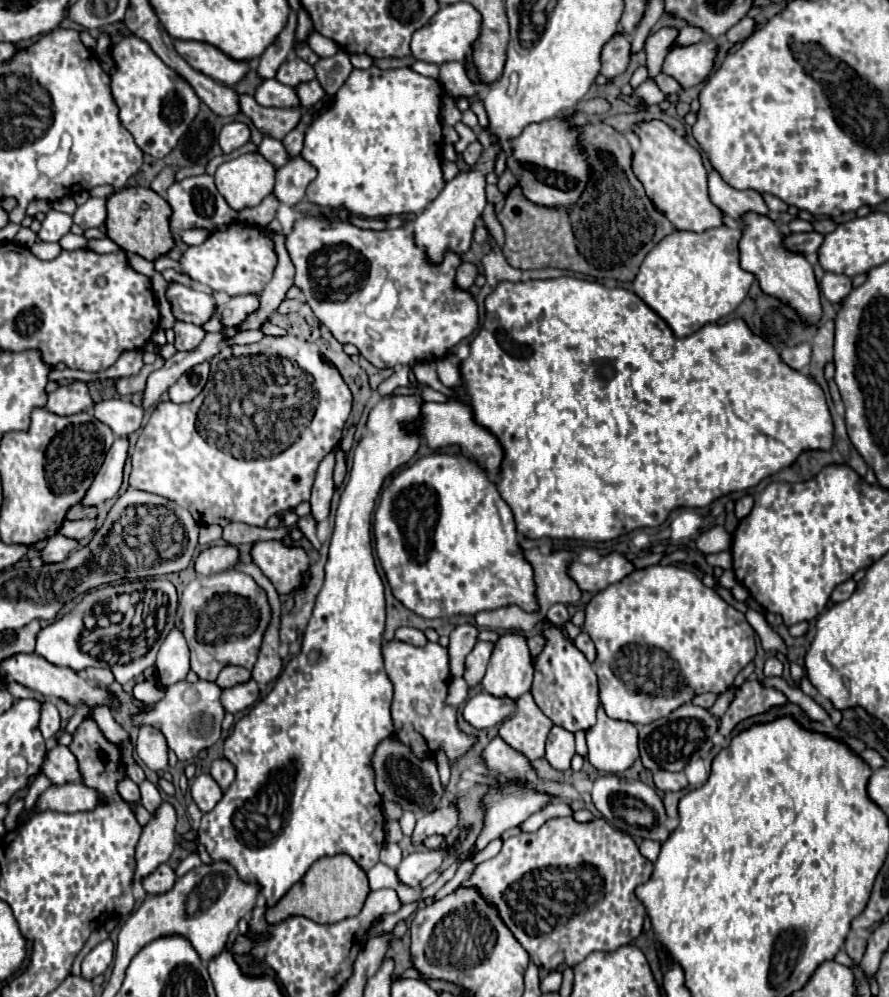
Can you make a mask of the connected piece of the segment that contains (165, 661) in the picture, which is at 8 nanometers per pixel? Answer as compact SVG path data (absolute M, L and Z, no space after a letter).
M174 627L164 639L158 651L156 669L158 669L158 681L162 687L170 687L186 679L190 671L190 651L188 651L186 639L182 637L182 629Z

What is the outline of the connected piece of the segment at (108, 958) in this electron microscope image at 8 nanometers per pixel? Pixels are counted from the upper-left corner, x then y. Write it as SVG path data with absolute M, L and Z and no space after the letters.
M106 939L102 943L98 943L82 961L82 977L92 981L96 975L104 973L106 967L112 963L114 957L114 943L112 939Z

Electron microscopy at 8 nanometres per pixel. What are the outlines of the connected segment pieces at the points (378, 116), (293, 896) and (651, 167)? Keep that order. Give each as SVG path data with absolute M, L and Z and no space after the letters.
M410 67L404 69L354 69L334 95L332 105L306 131L302 157L316 169L318 177L308 185L306 197L320 207L348 209L362 217L388 217L424 211L444 187L440 167L442 87Z
M334 855L334 857L322 857L318 859L308 873L288 889L288 893L272 907L266 909L264 919L272 925L288 919L288 917L308 917L316 923L336 923L346 917L358 915L366 895L370 893L368 889L368 879L366 873L348 857L348 855Z
M660 119L638 123L634 133L640 139L640 147L632 155L632 169L656 209L662 211L676 229L700 233L710 227L720 227L722 211L710 201L708 177L700 153Z

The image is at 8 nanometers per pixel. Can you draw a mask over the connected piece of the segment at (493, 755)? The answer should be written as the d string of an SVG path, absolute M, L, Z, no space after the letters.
M500 737L490 741L490 745L484 749L482 757L486 759L486 765L490 769L494 769L496 773L500 773L504 779L524 781L526 773L532 771L530 761L522 753L508 747Z

